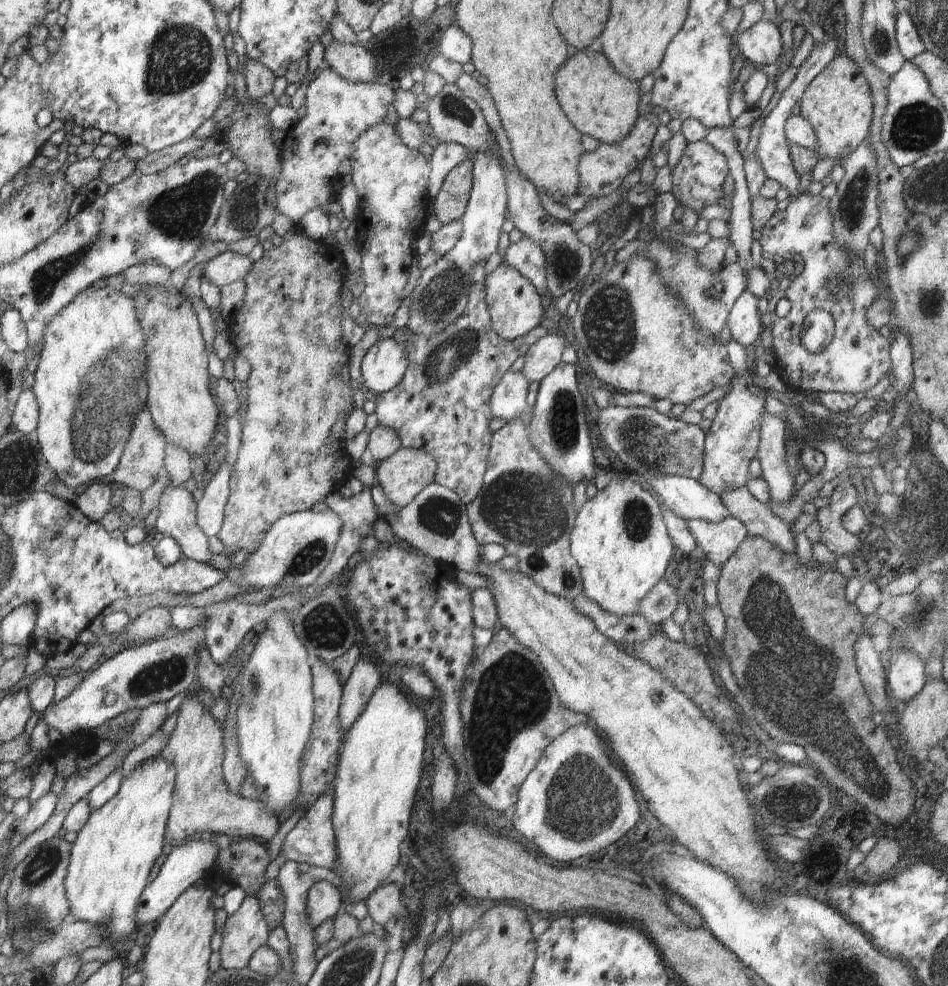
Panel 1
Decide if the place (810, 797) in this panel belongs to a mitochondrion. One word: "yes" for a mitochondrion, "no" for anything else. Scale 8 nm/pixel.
yes

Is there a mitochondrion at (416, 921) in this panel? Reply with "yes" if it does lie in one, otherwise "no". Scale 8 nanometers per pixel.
no

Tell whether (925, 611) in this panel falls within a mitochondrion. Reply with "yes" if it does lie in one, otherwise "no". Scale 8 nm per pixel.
yes

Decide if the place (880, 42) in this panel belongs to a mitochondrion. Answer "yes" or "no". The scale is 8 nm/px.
yes

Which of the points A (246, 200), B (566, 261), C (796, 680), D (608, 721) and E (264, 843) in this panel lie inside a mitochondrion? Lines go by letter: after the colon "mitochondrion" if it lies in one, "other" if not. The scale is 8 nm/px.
A: mitochondrion
B: mitochondrion
C: mitochondrion
D: other
E: other

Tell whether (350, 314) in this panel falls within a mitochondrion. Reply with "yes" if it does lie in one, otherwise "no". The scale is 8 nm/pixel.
no

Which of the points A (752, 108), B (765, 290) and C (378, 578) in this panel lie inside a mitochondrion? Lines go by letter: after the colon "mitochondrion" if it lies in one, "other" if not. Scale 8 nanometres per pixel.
A: other
B: other
C: other

